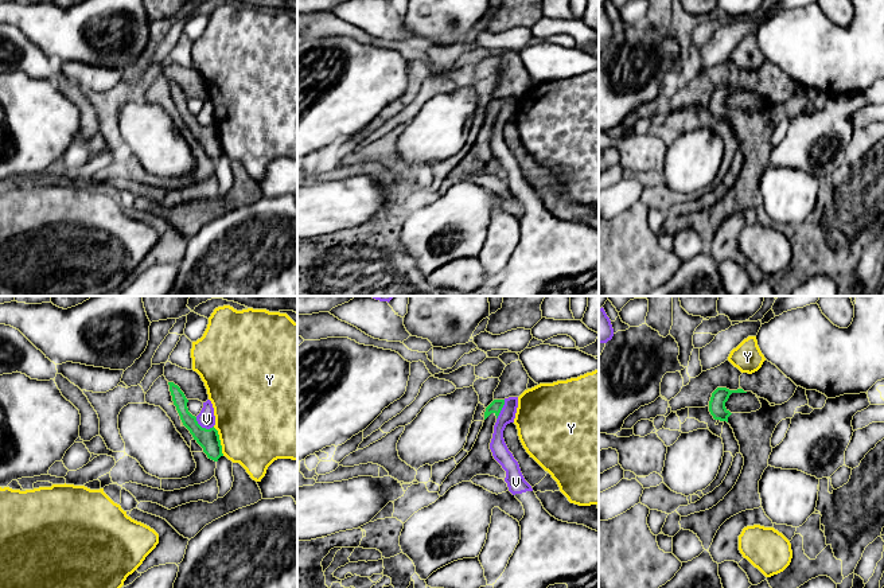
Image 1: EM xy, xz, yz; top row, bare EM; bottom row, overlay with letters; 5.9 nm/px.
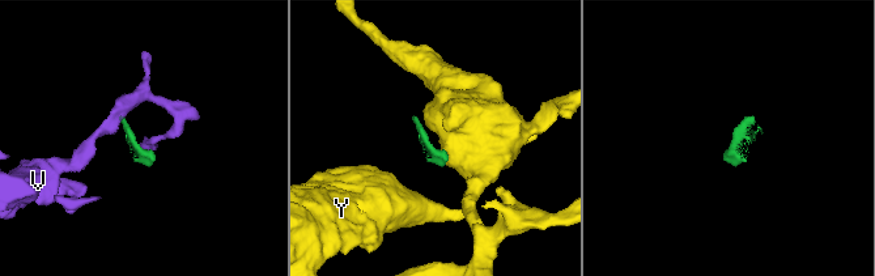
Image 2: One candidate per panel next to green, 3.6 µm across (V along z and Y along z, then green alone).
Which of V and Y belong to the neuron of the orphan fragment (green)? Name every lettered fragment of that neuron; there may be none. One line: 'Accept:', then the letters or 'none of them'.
Accept: none of them

